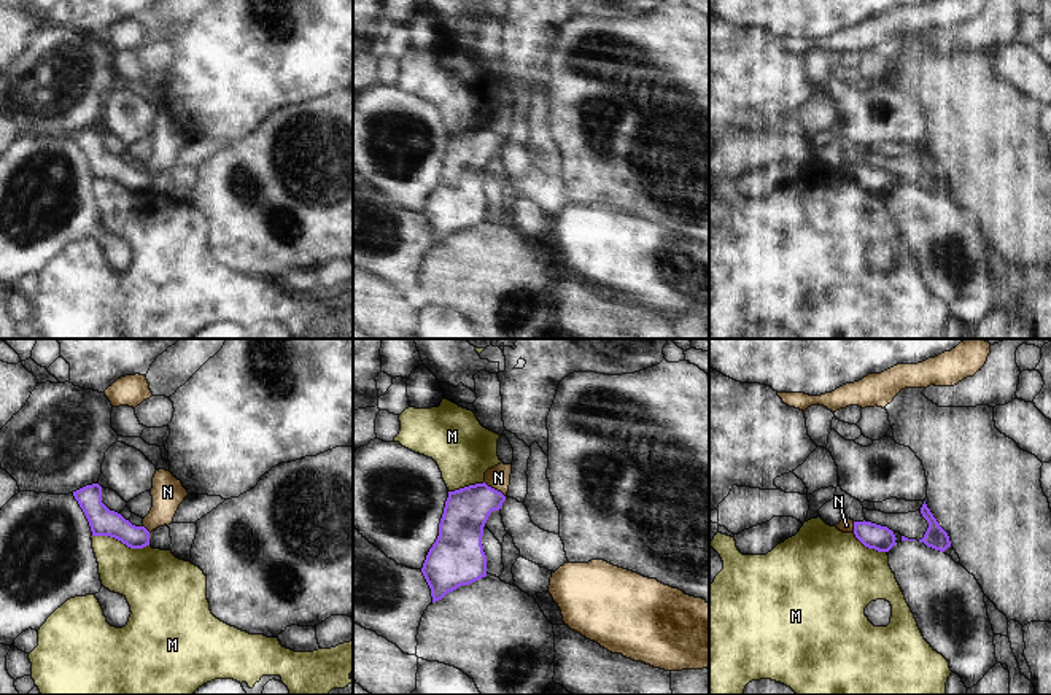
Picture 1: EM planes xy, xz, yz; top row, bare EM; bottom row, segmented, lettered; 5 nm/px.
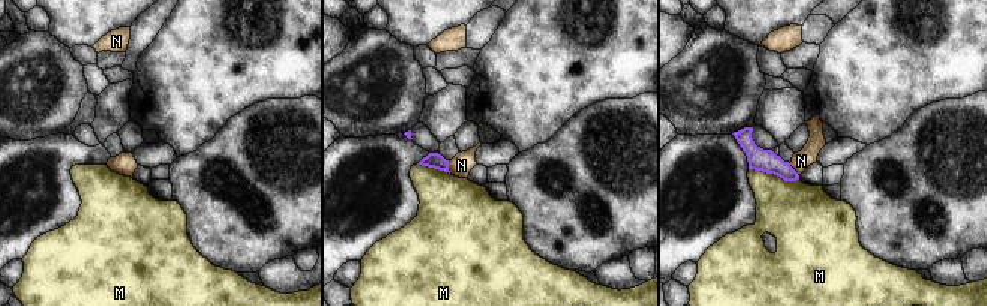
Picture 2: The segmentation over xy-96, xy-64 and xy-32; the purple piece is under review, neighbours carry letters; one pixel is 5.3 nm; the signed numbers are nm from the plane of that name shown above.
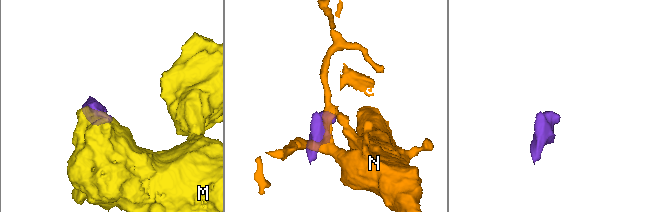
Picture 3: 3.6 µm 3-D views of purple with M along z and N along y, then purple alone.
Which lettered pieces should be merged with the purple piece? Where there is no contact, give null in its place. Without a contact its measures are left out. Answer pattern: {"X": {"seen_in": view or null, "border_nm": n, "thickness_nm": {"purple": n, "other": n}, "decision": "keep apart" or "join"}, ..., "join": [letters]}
{"M": {"seen_in": "xy", "border_nm": 300, "thickness_nm": {"purple": 140, "other": 320}, "decision": "keep apart"}, "N": {"seen_in": "xz", "border_nm": 140, "thickness_nm": {"purple": 220, "other": 120}, "decision": "keep apart"}, "join": []}

